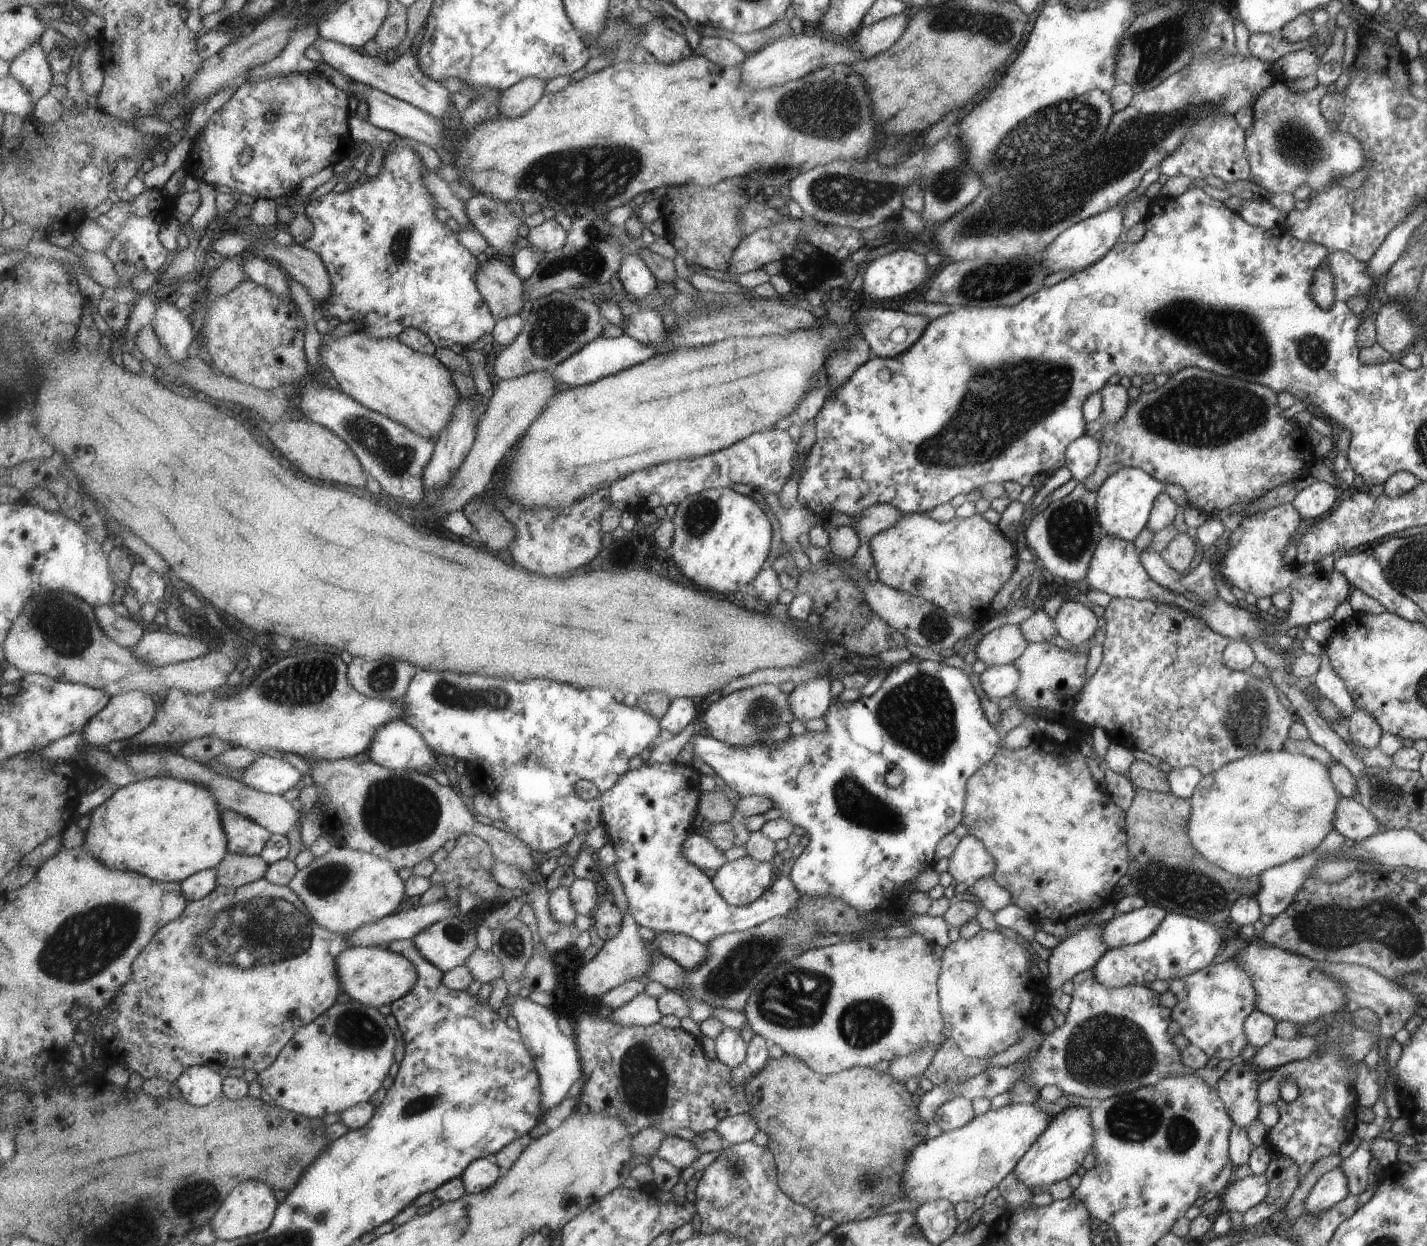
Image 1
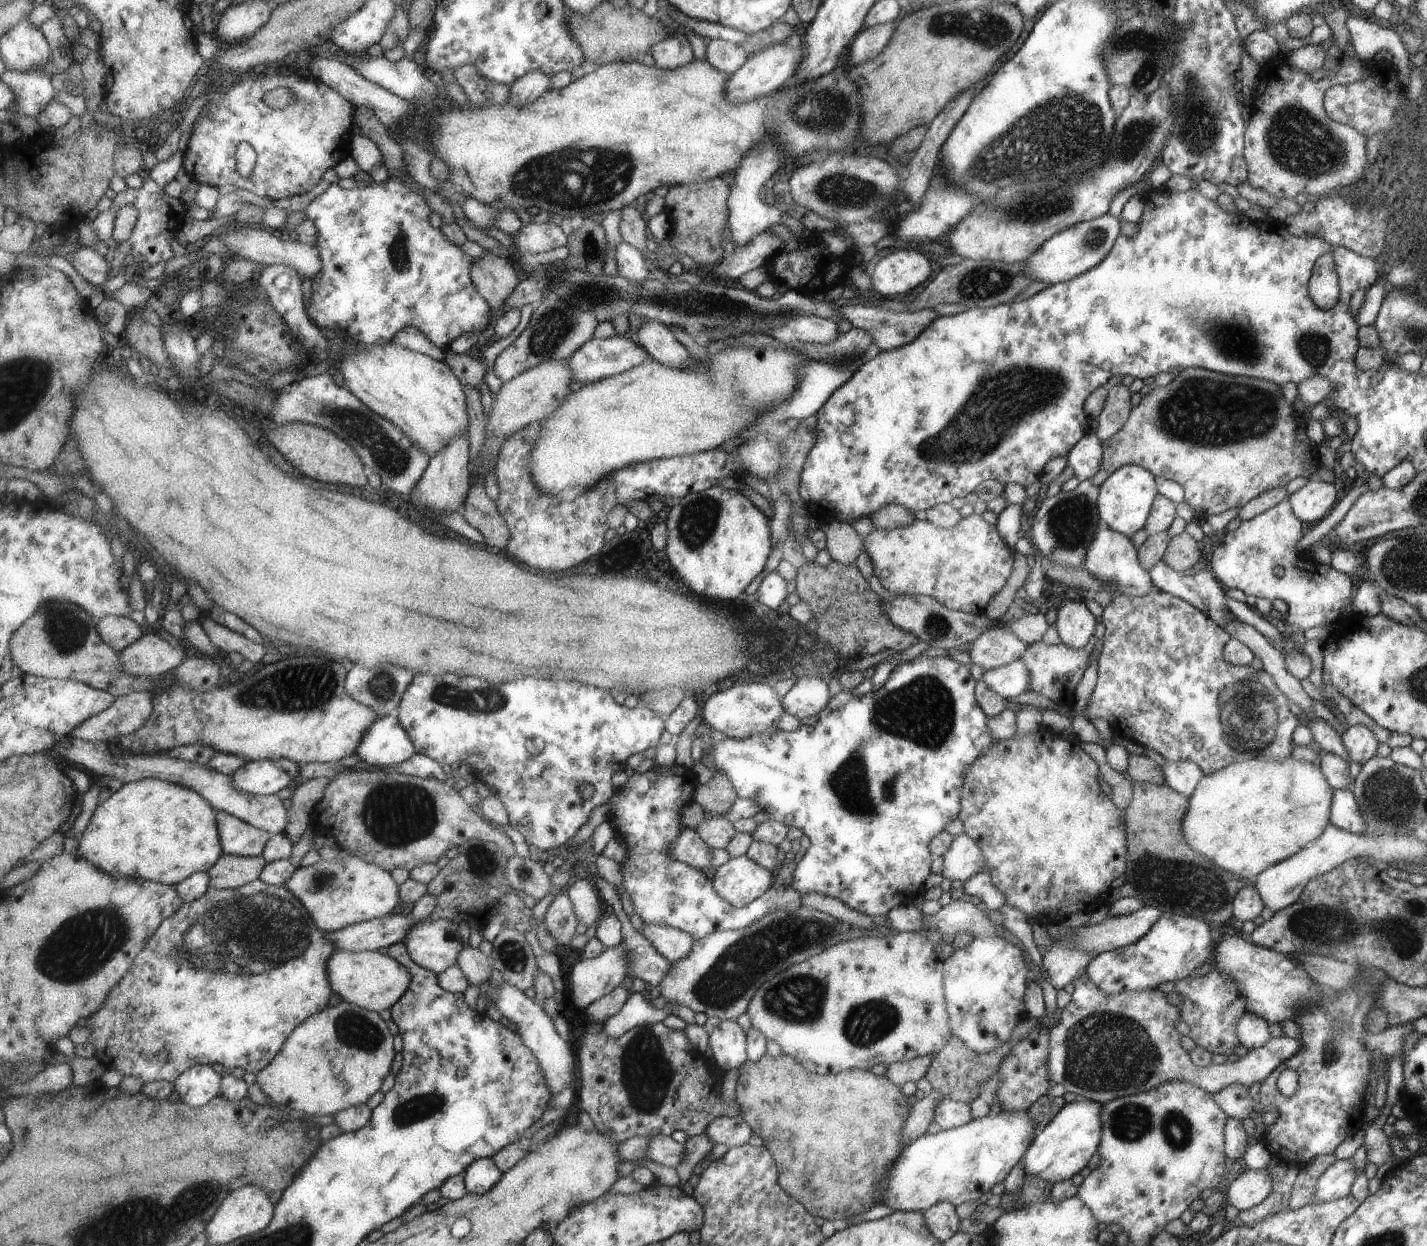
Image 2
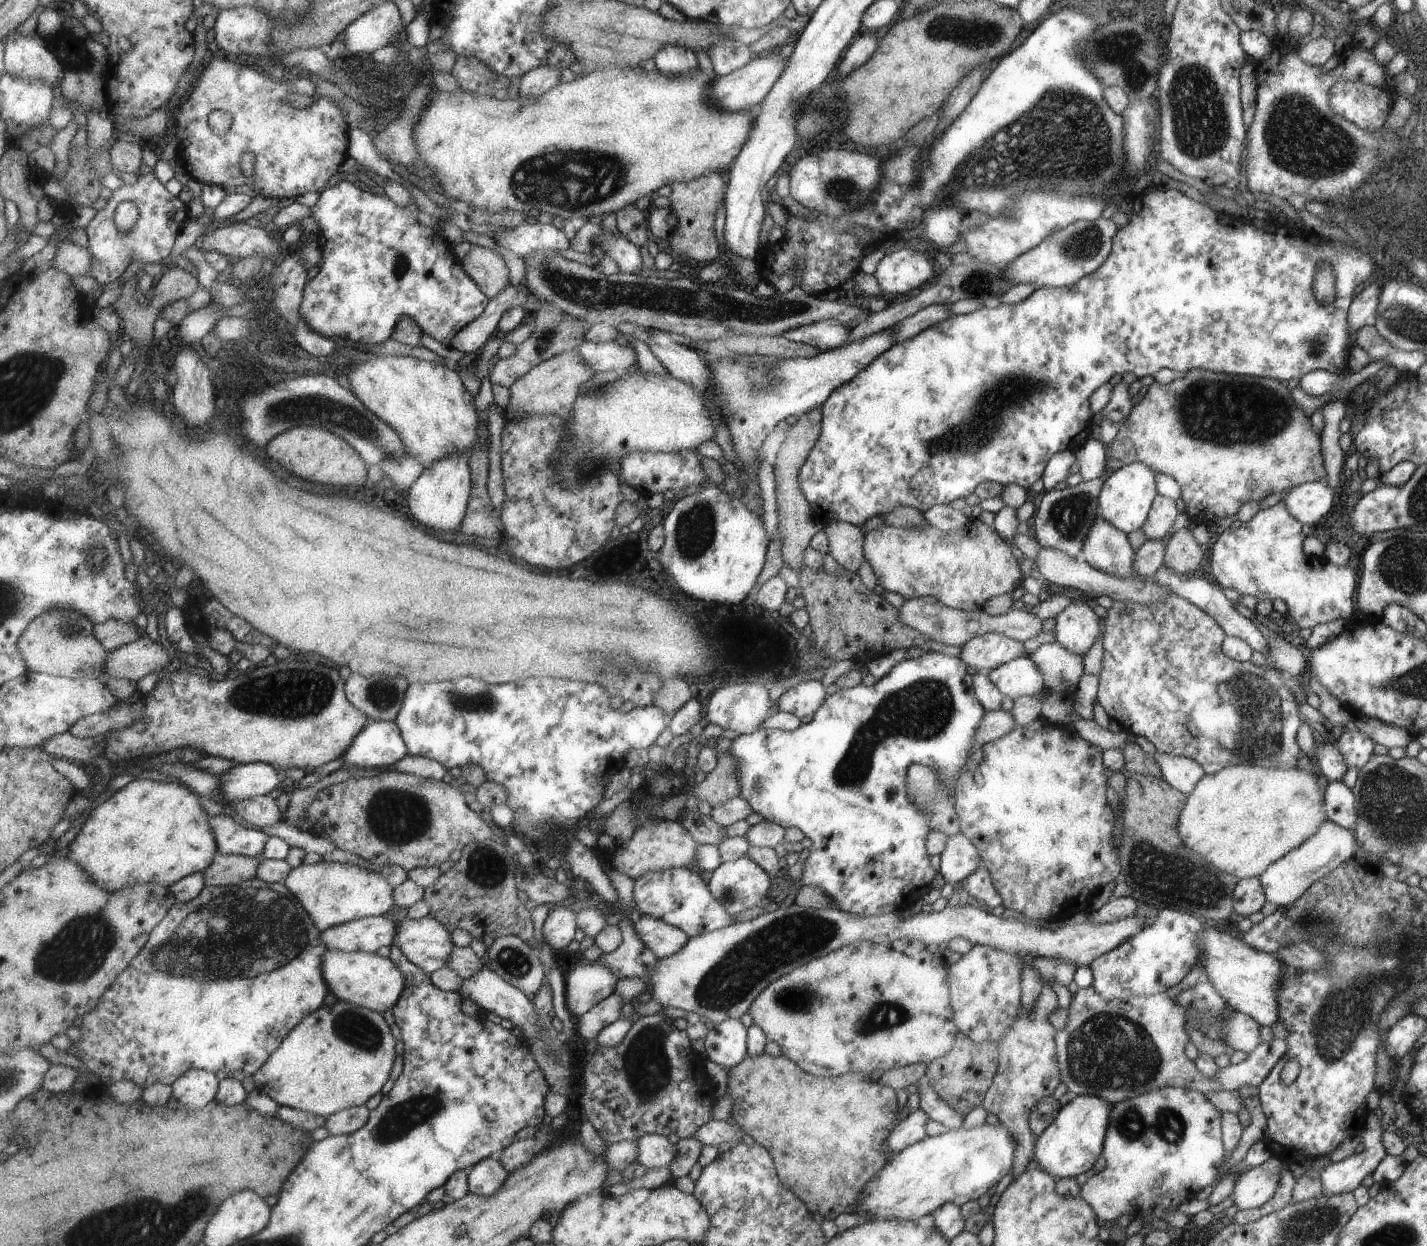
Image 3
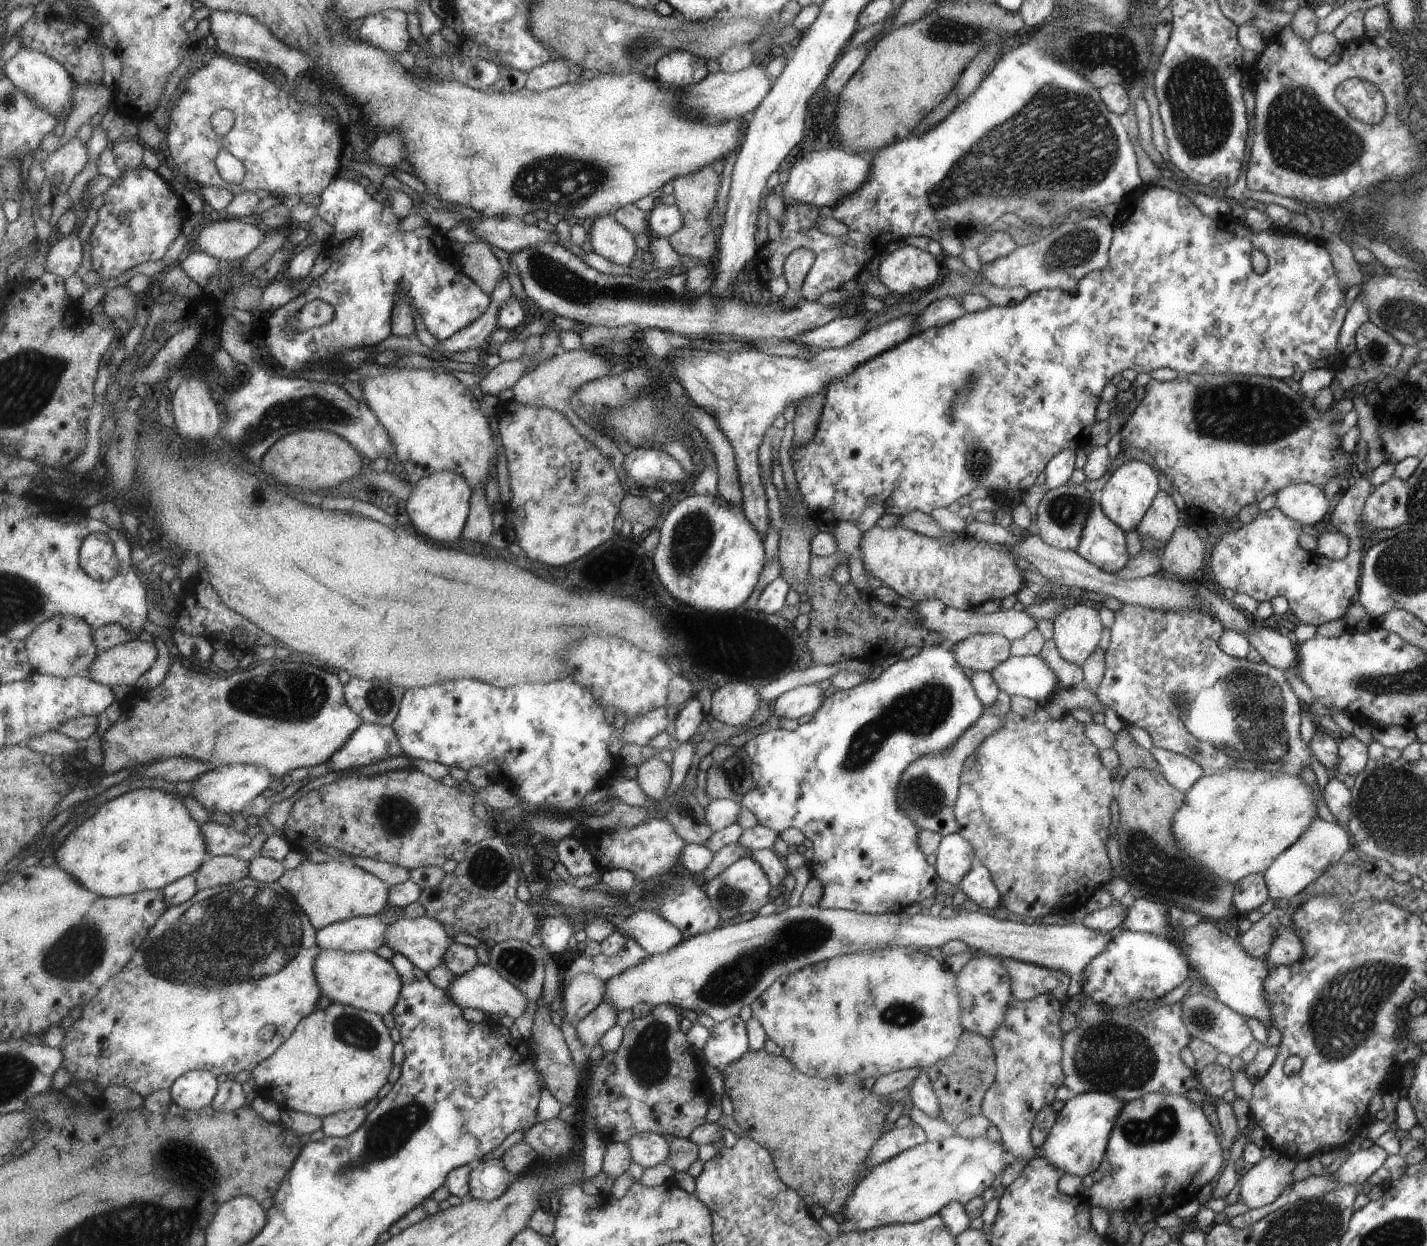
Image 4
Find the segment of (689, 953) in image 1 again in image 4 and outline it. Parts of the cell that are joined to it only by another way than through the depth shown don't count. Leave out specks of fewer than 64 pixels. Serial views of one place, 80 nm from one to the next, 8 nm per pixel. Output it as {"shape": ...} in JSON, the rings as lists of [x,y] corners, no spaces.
{"shape":[[[637,910],[631,916],[615,914],[605,918],[626,936],[636,939],[649,955],[673,950],[684,937],[675,924],[665,920],[657,911]]]}

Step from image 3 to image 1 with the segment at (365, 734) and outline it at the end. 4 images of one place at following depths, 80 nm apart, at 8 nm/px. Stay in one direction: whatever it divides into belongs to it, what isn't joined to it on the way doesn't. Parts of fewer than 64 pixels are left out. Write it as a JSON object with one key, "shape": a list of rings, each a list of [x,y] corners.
{"shape":[[[403,718],[393,719],[390,723],[378,728],[371,748],[367,749],[365,754],[369,760],[388,769],[407,769],[410,771],[424,772],[427,768],[430,768],[450,772],[444,767],[442,758],[431,750],[431,747],[422,737],[422,734]]]}

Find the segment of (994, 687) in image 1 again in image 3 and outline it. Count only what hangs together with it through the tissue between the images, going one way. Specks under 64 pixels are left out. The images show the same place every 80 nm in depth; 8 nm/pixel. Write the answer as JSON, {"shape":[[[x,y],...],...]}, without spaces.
{"shape":[[[1024,654],[986,672],[985,675],[1002,696],[1010,699],[1032,697],[1033,694],[1043,692],[1043,682],[1037,666]]]}

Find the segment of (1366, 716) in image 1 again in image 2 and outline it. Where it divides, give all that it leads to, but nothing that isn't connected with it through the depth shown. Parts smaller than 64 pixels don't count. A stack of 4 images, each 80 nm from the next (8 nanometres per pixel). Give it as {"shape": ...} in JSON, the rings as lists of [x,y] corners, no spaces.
{"shape":[[[1349,725],[1340,735],[1340,739],[1348,754],[1348,760],[1361,765],[1374,755],[1379,744],[1374,733],[1363,725]]]}

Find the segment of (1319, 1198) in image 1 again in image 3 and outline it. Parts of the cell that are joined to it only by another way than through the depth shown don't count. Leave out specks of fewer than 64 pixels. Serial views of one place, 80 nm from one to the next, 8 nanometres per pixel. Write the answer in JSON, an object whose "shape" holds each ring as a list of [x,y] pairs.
{"shape":[[[1369,1112],[1361,1131],[1362,1152],[1354,1153],[1335,1163],[1329,1162],[1328,1165],[1321,1168],[1318,1173],[1322,1185],[1321,1195],[1327,1197],[1352,1192],[1366,1176],[1373,1173],[1386,1156],[1385,1148],[1381,1145],[1381,1130],[1383,1128],[1380,1120]]]}

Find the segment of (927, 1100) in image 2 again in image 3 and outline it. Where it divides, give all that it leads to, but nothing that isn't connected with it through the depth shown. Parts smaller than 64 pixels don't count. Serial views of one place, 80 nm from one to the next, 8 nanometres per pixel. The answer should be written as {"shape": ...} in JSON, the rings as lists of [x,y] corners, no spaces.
{"shape":[[[919,1106],[913,1112],[909,1112],[890,1132],[887,1139],[887,1148],[895,1154],[903,1150],[903,1148],[907,1148],[907,1146],[926,1138],[925,1122],[927,1120],[929,1120],[927,1114]]]}

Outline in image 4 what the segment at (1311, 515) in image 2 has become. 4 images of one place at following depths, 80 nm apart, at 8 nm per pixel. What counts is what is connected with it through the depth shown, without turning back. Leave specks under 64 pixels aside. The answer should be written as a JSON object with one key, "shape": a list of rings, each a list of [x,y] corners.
{"shape":[[[1288,484],[1280,488],[1275,495],[1274,506],[1301,526],[1315,525],[1329,508],[1323,484]]]}

